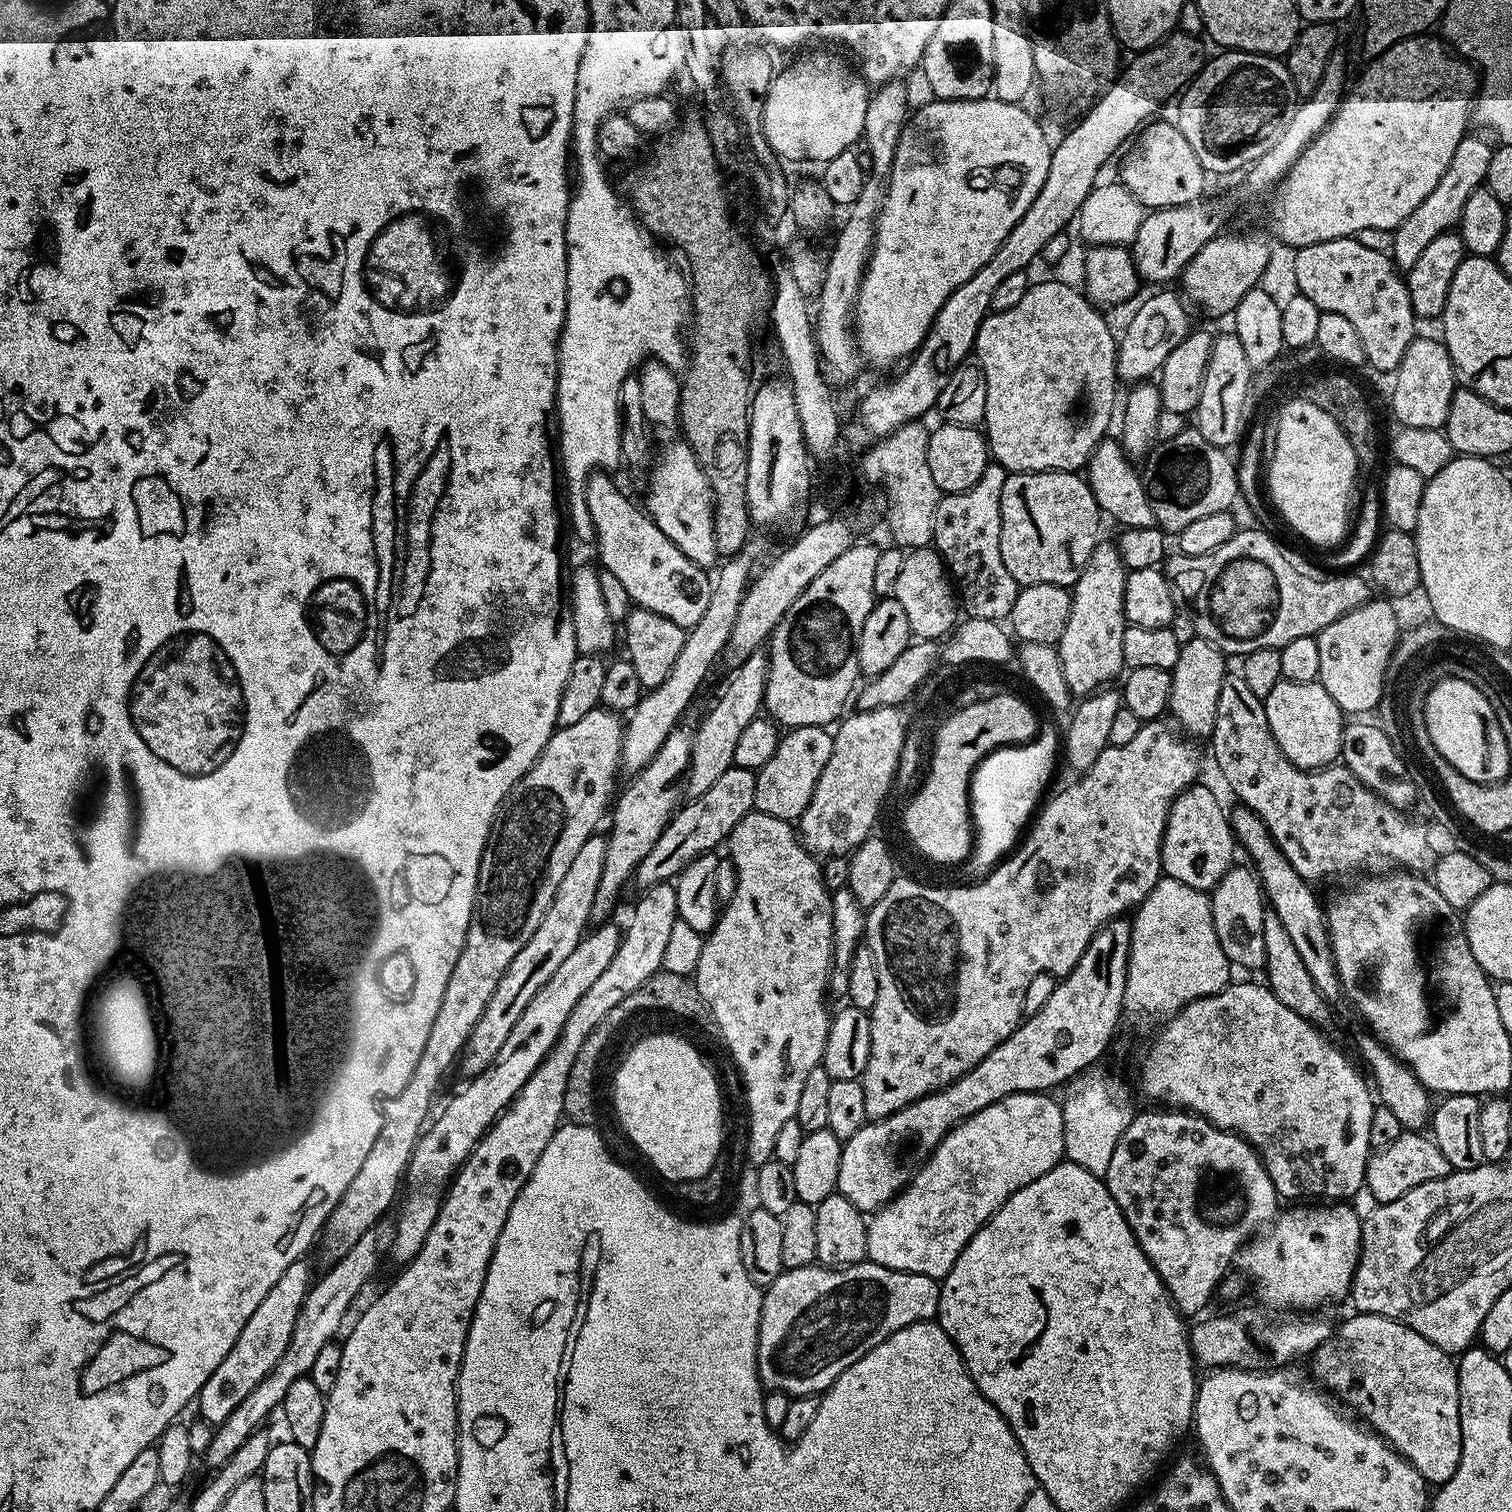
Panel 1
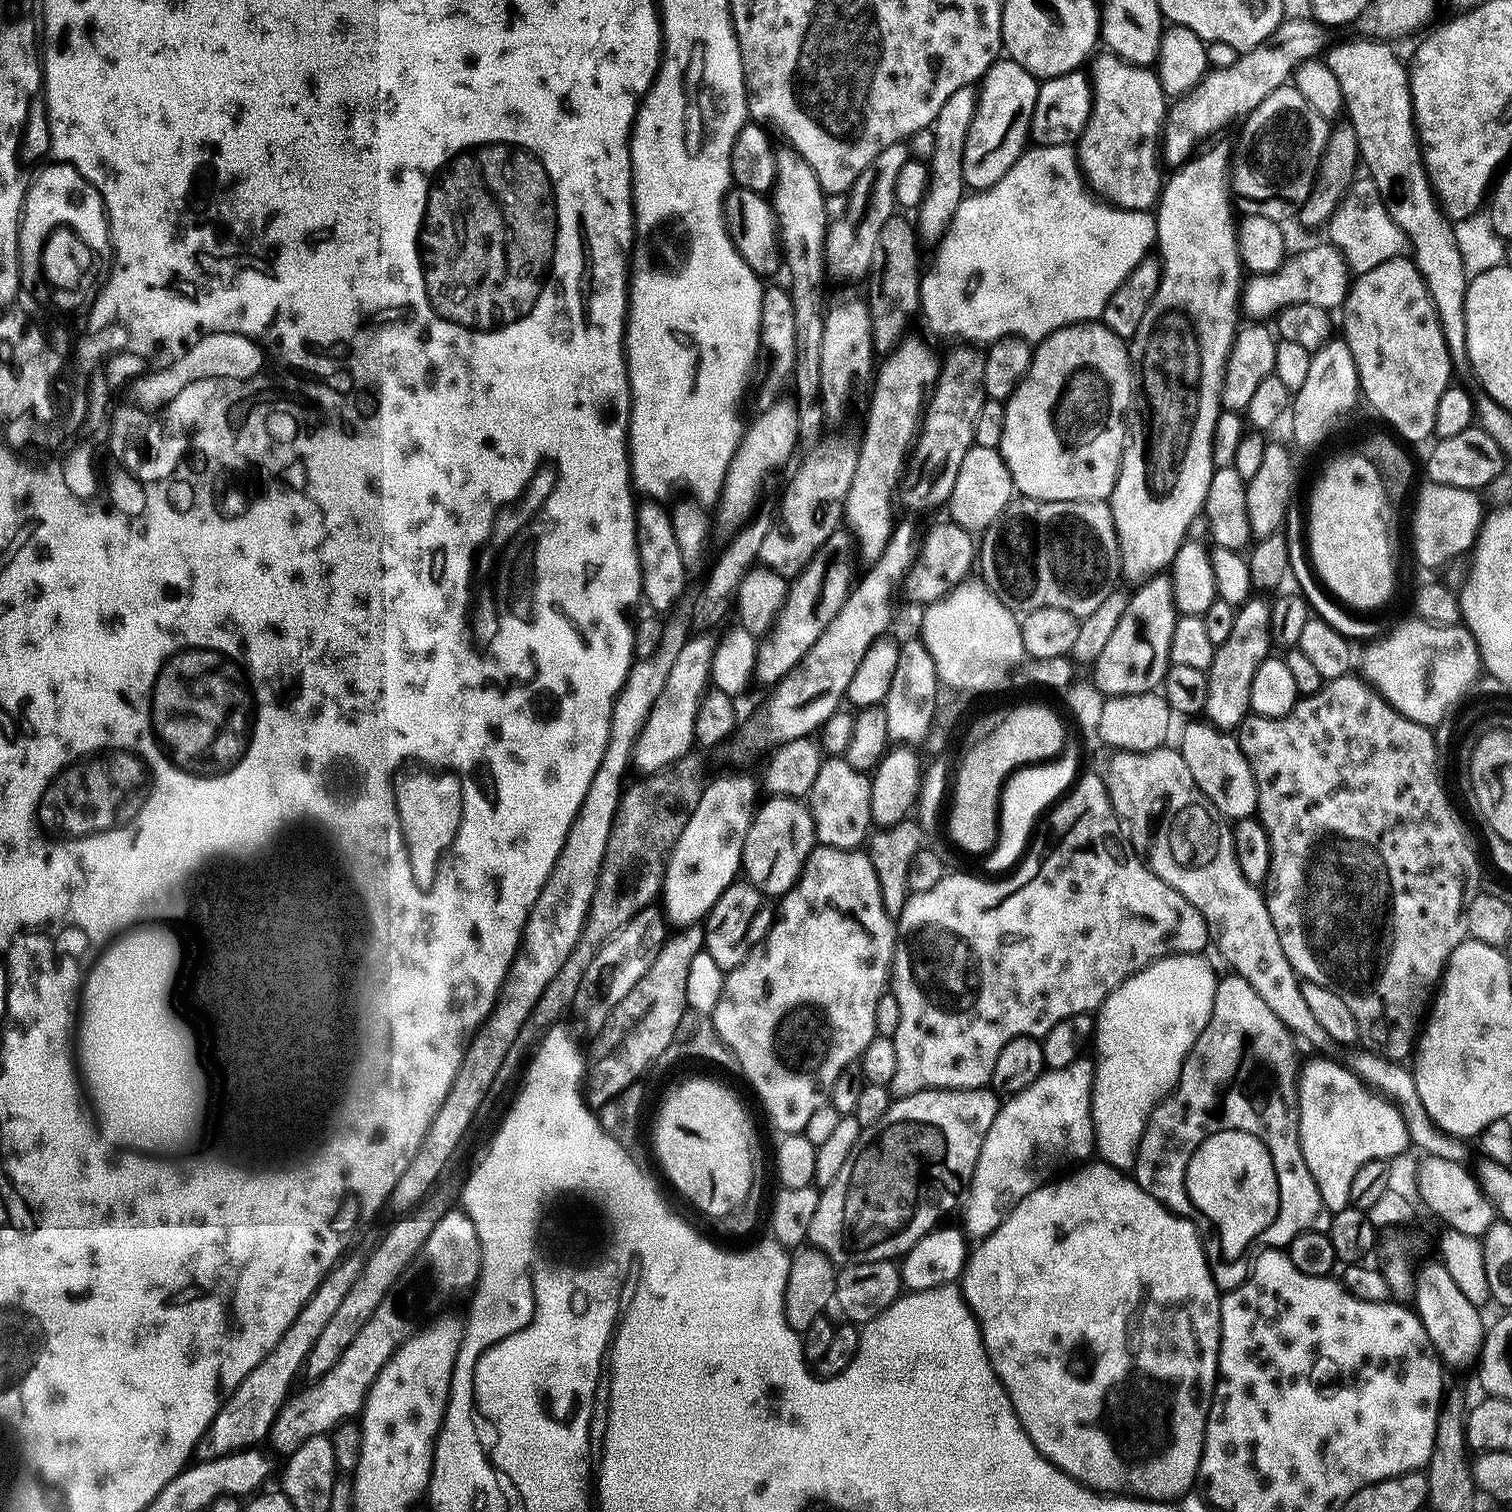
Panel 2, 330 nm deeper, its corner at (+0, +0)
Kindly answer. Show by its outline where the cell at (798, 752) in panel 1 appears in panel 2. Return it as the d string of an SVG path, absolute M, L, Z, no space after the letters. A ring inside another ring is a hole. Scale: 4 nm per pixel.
M839 755L821 759L818 776L814 778L814 786L810 786L806 797L810 828L816 831L820 844L831 848L860 848L869 839L870 827L873 825L870 810L871 785L872 781L865 773L854 770L854 766L850 766L850 762Z

